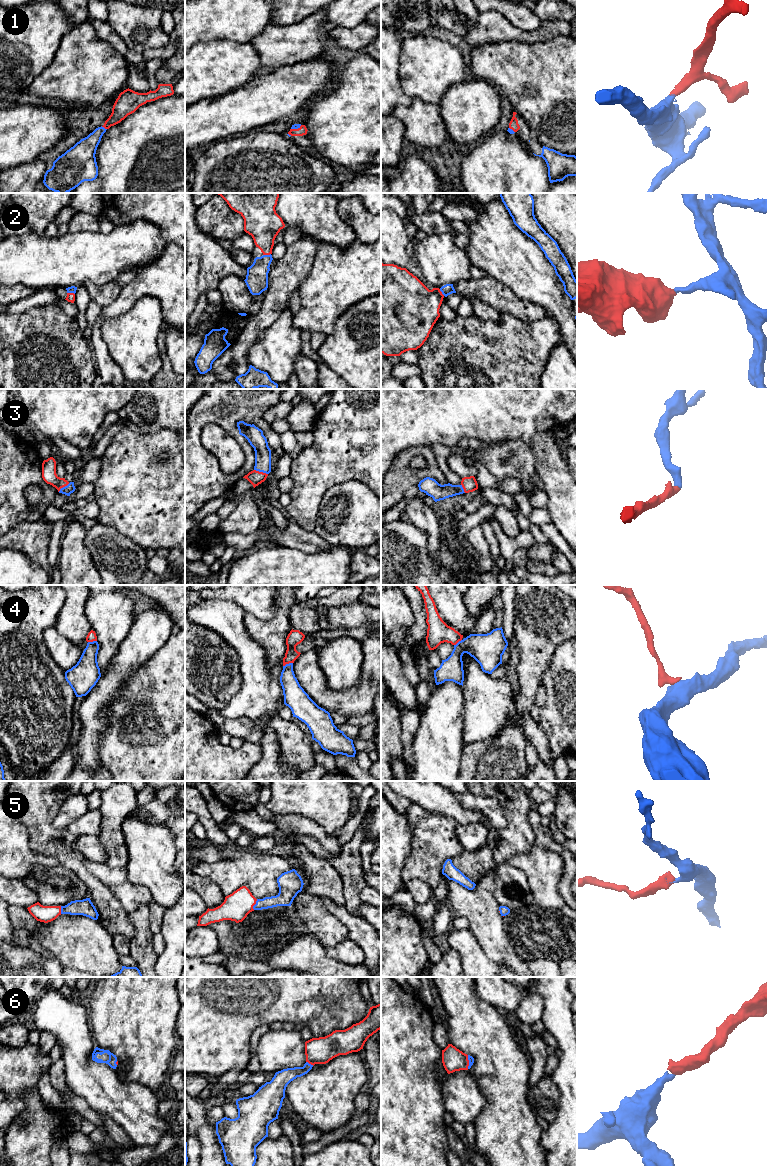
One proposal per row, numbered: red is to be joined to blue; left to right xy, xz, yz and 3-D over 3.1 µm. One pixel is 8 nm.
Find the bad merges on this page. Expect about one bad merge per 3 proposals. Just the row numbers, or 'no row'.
4

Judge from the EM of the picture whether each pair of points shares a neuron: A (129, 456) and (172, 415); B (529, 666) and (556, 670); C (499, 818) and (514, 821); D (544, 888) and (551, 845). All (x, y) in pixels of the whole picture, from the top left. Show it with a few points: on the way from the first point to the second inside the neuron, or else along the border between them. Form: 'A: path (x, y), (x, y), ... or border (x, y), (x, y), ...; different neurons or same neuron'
A: border (174, 431), (161, 429), (147, 435), (140, 433); different neurons
B: border (556, 647), (540, 682); different neurons
C: border (495, 798), (507, 824), (502, 828), (490, 830); different neurons
D: border (534, 843), (556, 852), (562, 859), (564, 870); different neurons

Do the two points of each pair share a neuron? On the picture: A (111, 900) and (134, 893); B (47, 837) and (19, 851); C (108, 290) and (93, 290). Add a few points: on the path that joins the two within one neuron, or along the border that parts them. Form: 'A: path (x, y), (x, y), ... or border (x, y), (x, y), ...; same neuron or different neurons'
A: border (113, 895), (118, 899); different neurons
B: border (21, 823), (28, 832), (30, 844), (50, 857); different neurons
C: path (104, 292), (97, 292); same neuron

